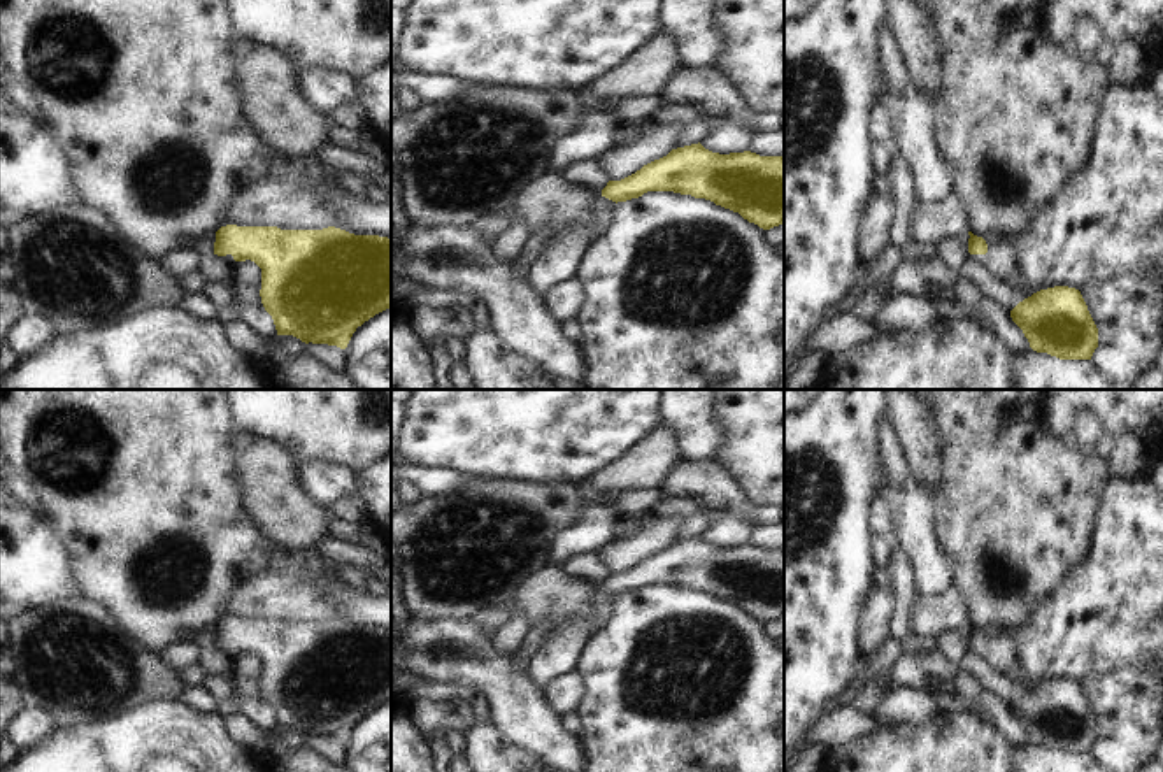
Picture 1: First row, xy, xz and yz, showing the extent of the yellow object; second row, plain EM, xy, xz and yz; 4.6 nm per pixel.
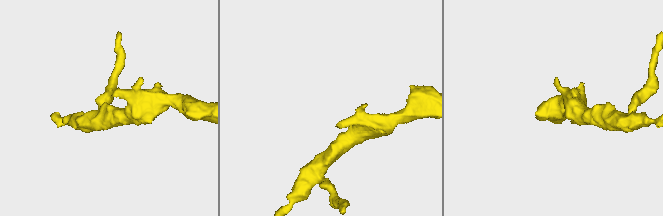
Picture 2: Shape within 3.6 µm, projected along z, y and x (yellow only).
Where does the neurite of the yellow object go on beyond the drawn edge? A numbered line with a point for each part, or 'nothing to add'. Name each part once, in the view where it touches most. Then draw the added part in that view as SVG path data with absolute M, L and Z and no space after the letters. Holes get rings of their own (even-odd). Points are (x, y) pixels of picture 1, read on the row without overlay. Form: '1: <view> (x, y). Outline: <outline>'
nothing to add.

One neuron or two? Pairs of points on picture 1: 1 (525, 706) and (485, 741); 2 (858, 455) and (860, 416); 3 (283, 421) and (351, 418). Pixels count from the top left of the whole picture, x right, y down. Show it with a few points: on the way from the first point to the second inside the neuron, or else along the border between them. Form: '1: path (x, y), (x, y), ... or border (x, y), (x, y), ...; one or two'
1: border (488, 721), (514, 753); two
2: path (858, 446), (858, 425); one
3: path (300, 418), (334, 418); one

